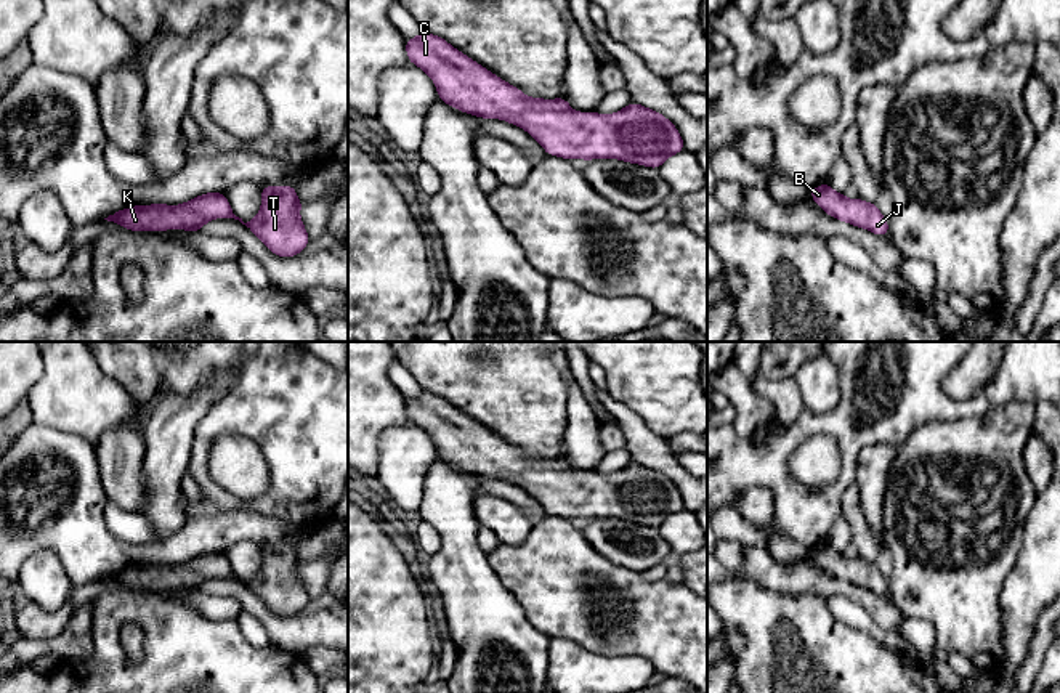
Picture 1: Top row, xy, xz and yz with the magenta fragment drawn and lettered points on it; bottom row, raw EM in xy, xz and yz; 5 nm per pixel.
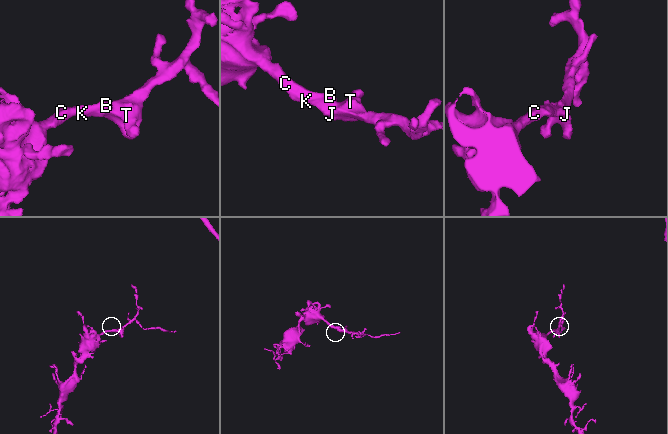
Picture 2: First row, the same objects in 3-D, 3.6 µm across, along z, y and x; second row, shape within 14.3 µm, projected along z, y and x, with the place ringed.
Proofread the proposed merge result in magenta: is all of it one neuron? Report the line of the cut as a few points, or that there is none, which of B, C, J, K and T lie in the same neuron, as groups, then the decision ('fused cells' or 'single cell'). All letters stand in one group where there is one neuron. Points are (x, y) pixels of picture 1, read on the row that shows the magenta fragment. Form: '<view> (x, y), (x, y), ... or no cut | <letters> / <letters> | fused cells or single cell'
no cut | B C J K T | single cell

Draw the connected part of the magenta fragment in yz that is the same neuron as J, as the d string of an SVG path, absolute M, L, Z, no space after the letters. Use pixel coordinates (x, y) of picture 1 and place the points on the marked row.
M827 183L810 189L811 199L829 215L856 228L866 228L877 236L888 236L888 221L876 204L863 199L847 199Z

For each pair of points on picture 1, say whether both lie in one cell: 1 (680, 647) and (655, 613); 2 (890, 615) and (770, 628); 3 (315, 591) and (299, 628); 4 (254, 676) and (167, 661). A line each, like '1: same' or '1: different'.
1: same
2: different
3: different
4: same

